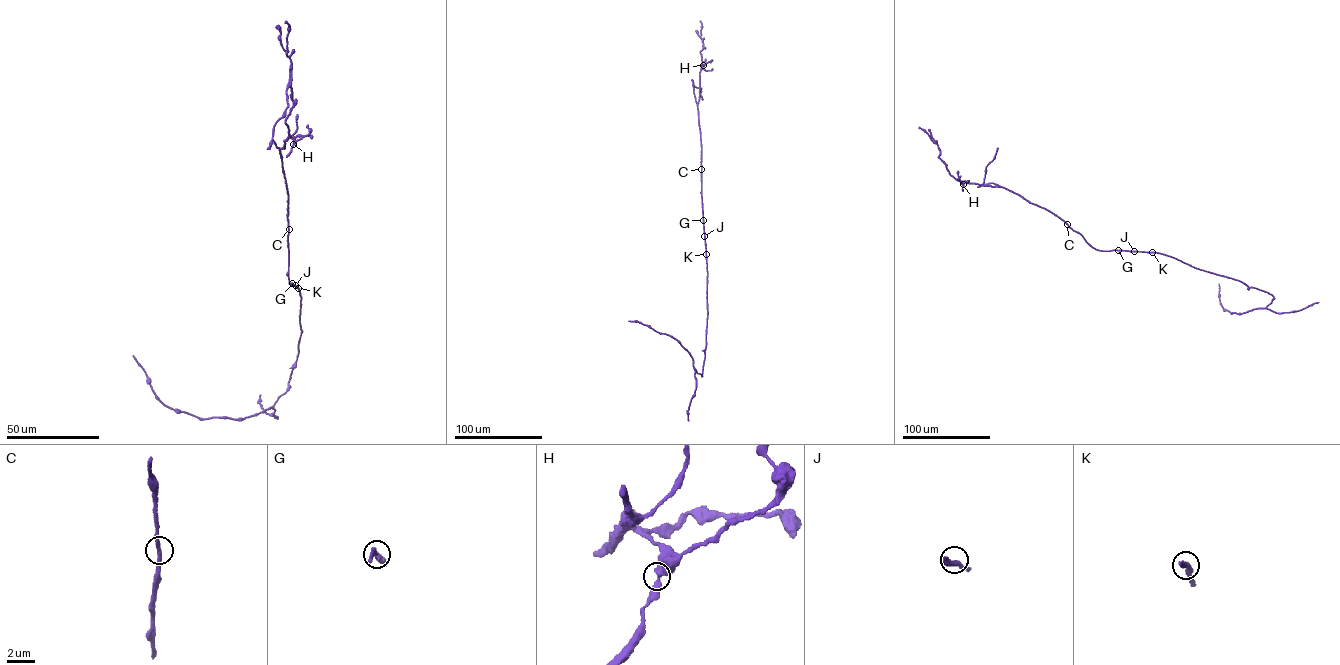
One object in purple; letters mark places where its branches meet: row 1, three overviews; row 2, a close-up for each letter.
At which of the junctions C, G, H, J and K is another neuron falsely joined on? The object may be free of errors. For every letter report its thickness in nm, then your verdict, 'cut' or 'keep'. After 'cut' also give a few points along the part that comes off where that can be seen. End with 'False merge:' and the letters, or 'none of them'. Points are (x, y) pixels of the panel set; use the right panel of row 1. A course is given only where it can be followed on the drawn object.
C: 320 nm | keep
G: 280 nm | keep
H: 480 nm | keep
J: 300 nm | keep
K: 280 nm | keep
False merge: none of them

